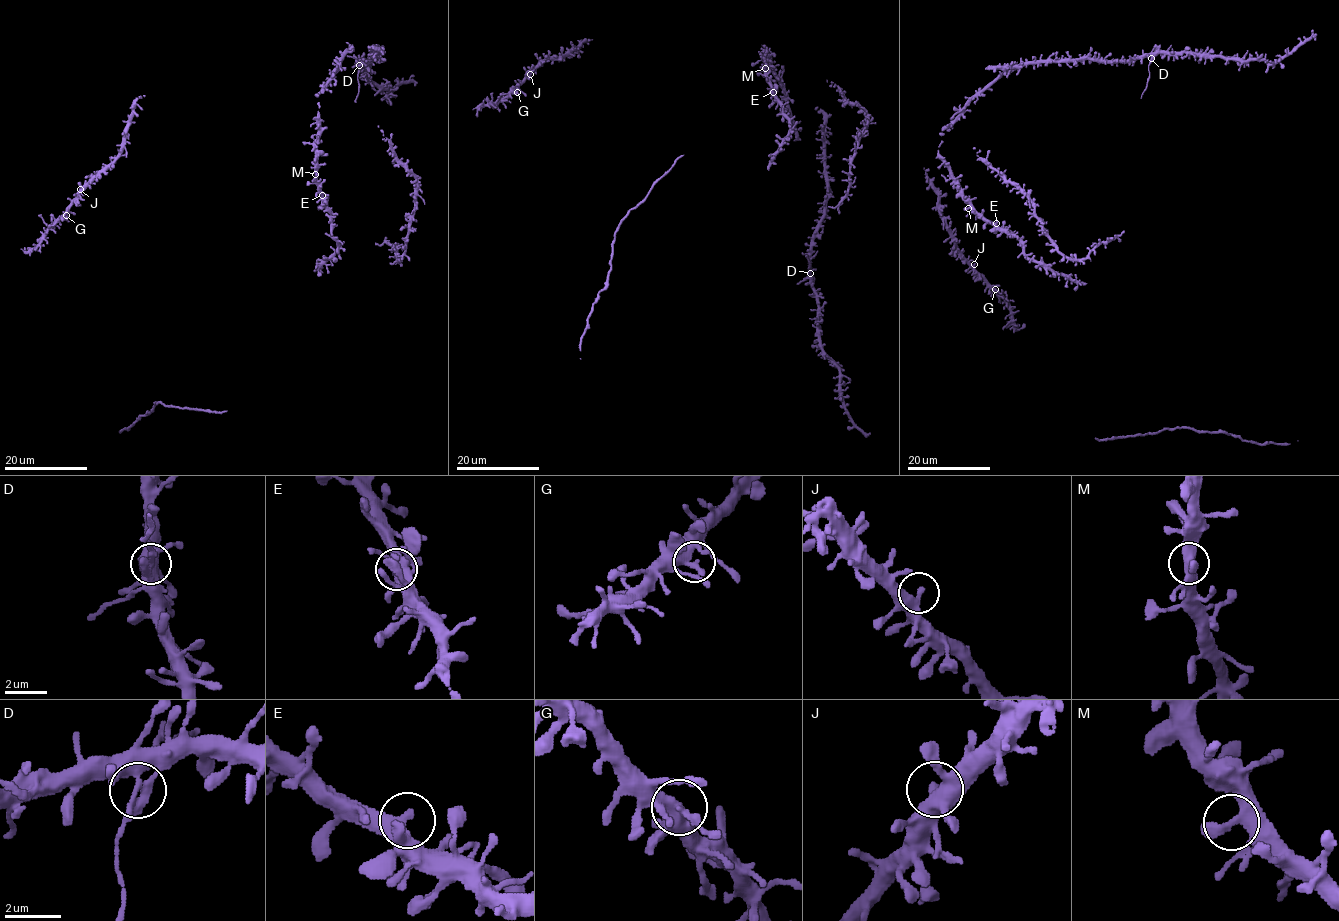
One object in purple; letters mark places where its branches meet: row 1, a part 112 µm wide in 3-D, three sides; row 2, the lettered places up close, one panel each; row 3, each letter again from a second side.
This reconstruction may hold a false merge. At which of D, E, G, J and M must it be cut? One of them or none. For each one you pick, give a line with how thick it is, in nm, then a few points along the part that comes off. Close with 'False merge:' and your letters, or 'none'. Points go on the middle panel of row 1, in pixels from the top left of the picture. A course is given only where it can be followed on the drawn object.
D: 400 nm thick; foreign part runs (810, 273), (805, 255)
False merge: D

